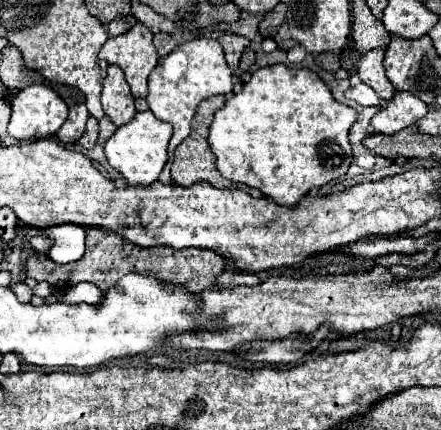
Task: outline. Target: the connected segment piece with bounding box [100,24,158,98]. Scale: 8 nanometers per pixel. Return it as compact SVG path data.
M134 24L128 32L108 38L100 58L122 68L134 98L146 98L146 78L158 64L158 54L152 44L152 32L144 24Z

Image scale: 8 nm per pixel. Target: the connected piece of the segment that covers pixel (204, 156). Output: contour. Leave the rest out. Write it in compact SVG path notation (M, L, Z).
M212 96L208 100L204 100L198 110L196 110L196 116L192 118L192 132L190 136L176 148L174 152L174 162L172 162L172 180L174 184L178 186L190 186L190 184L196 184L196 182L210 182L214 188L240 188L238 184L234 182L228 182L226 178L222 178L216 170L216 164L214 164L214 154L208 146L208 128L210 128L210 122L214 118L214 112L218 108L224 106L224 96Z

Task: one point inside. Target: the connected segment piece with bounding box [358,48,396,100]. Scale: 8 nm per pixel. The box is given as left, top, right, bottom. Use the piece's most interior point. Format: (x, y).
(370, 69)

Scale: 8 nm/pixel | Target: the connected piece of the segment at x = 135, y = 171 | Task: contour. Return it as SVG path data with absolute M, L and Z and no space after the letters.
M150 110L138 112L128 124L120 126L112 134L112 138L104 144L104 154L106 154L108 164L116 168L128 180L128 184L148 186L154 180L158 180L158 174L162 172L168 160L166 148L168 148L170 136L172 136L172 124L158 120Z

